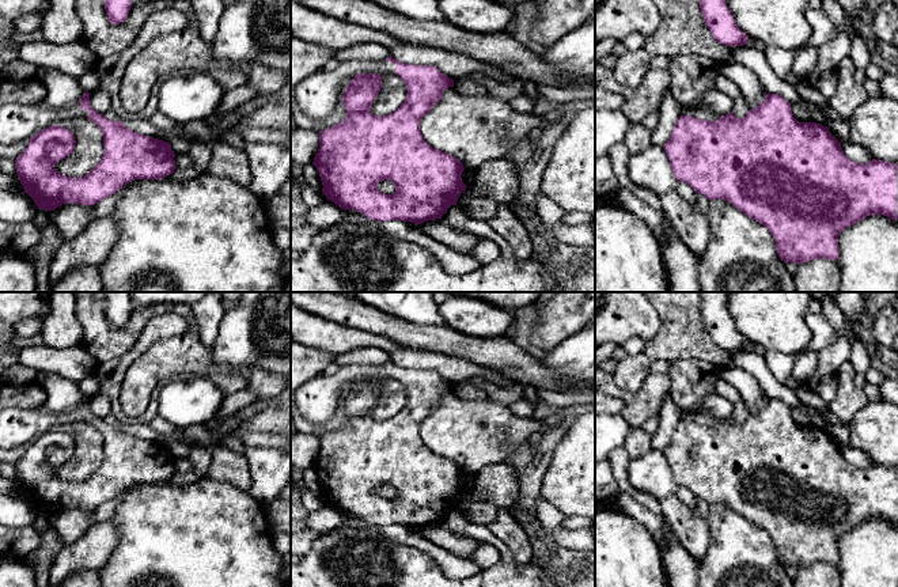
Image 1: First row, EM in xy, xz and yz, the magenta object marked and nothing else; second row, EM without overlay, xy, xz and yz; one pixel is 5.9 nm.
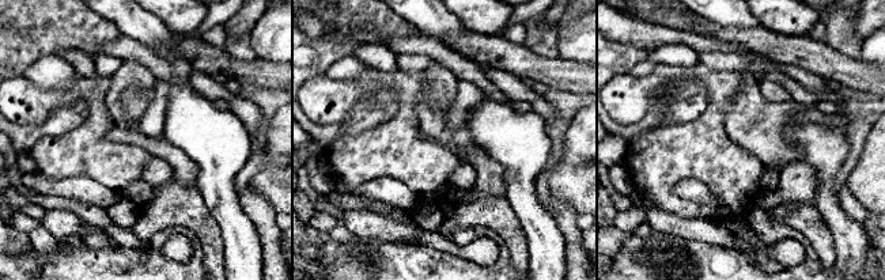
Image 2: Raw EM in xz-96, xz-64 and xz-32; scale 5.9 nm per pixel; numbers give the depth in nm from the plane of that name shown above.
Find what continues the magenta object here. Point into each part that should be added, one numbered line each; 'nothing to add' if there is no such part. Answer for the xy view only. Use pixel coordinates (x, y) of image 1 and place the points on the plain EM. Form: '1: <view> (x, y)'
1: xy (18, 425)

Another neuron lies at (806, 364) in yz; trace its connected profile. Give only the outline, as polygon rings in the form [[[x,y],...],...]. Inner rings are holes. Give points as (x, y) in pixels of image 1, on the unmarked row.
[[[806,351],[800,353],[792,368],[792,378],[800,383],[808,380],[816,371],[818,360],[819,352]]]

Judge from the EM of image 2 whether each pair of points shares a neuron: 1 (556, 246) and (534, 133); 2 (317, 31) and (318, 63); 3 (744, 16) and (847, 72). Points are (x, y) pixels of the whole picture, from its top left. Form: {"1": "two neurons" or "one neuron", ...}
{"1": "one neuron", "2": "two neurons", "3": "two neurons"}

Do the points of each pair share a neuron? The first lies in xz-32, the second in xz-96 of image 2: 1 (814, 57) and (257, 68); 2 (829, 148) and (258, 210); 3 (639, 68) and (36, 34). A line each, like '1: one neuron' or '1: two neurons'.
1: one neuron
2: two neurons
3: two neurons

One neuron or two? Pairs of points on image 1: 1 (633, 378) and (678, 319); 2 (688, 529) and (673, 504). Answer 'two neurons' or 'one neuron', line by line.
1: one neuron
2: one neuron

